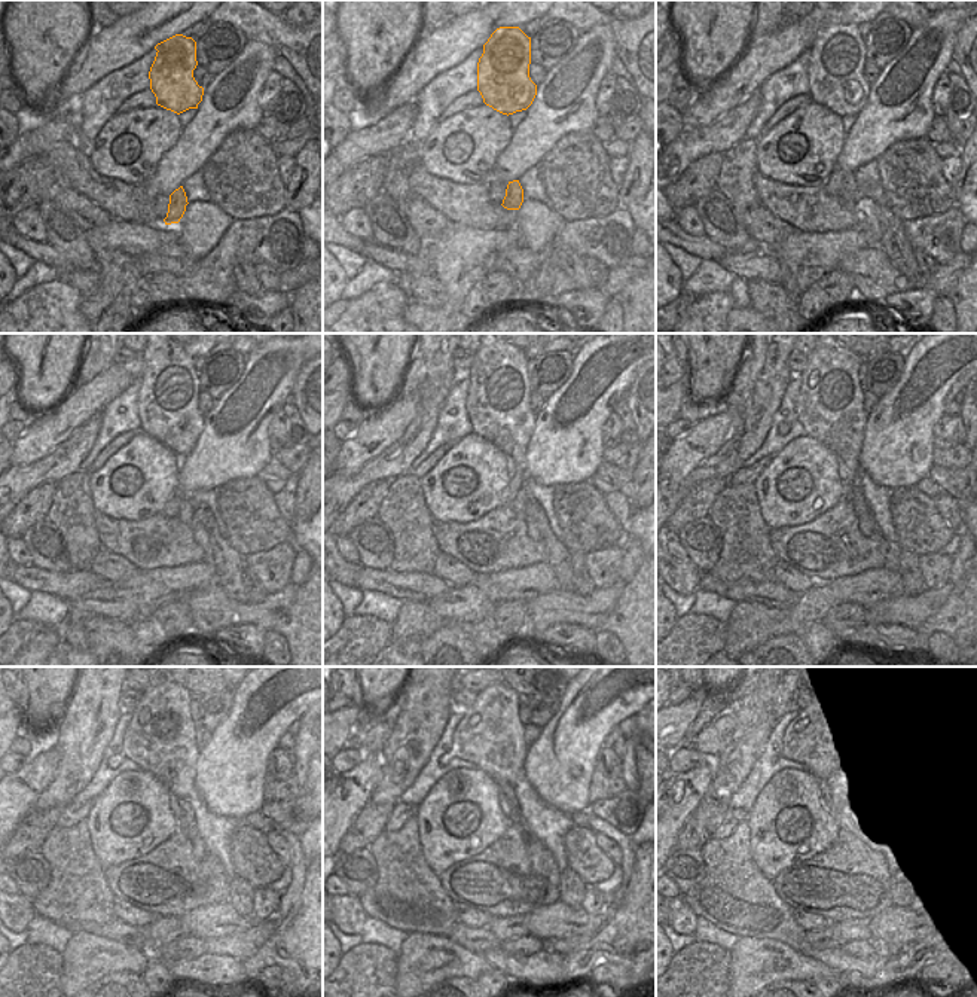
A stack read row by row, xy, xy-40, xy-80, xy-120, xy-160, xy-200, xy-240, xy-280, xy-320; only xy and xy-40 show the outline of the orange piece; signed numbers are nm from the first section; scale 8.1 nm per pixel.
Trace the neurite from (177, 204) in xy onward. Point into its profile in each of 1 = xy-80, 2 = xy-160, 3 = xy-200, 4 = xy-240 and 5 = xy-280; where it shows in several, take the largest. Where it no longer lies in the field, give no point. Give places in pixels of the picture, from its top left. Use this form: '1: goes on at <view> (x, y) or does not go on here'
1: goes on at xy-80 (848, 189)
2: goes on at xy-160 (525, 506)
3: goes on at xy-200 (830, 405)
4: goes on at xy-240 (161, 737)
5: goes on at xy-280 (491, 735)

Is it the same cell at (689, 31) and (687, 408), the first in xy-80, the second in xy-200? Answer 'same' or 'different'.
different

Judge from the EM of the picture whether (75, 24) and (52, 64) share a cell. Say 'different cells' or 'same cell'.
same cell

